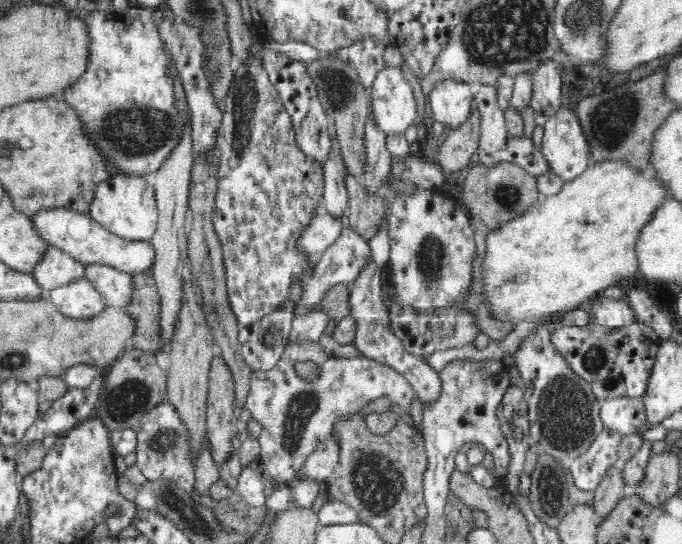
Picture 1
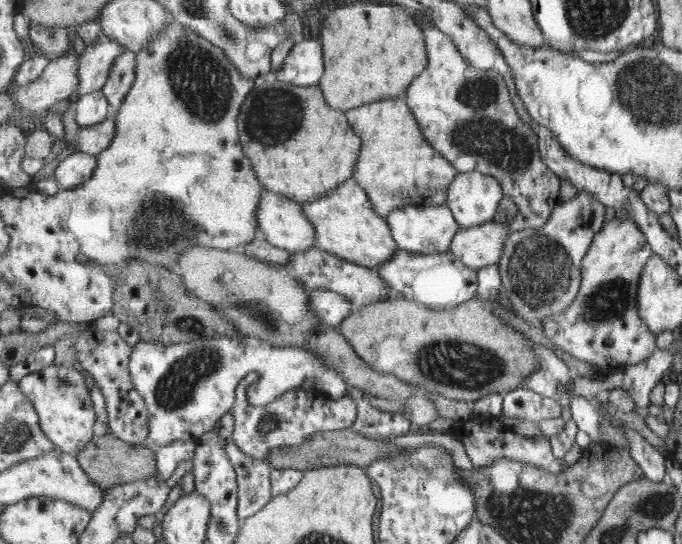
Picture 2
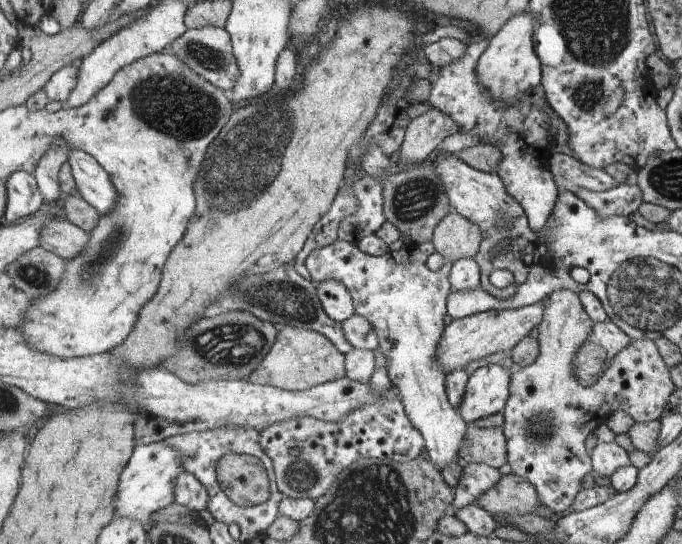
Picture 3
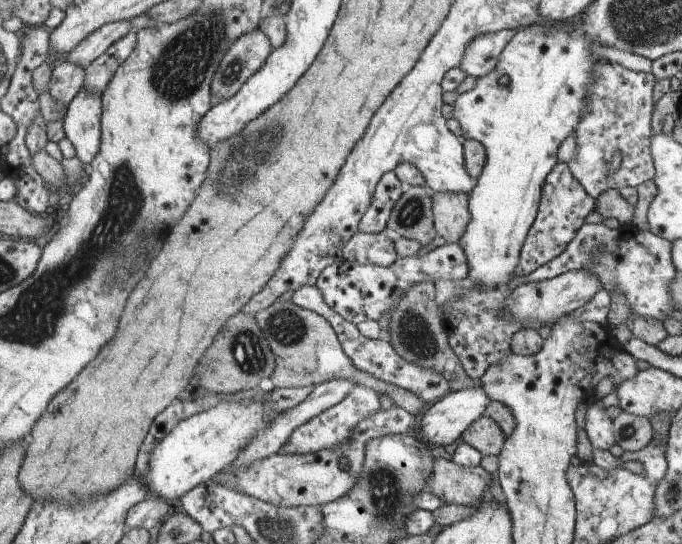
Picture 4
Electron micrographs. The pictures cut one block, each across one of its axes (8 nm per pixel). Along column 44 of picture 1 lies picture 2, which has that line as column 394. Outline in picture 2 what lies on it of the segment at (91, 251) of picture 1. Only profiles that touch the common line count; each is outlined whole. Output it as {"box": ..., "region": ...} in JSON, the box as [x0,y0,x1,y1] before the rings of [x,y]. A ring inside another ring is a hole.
{"box":[386,205,462,255],"region":[[[411,205],[401,207],[388,214],[386,219],[392,230],[393,239],[395,239],[401,250],[423,255],[449,251],[457,232],[462,229],[448,205],[438,207]]]}

